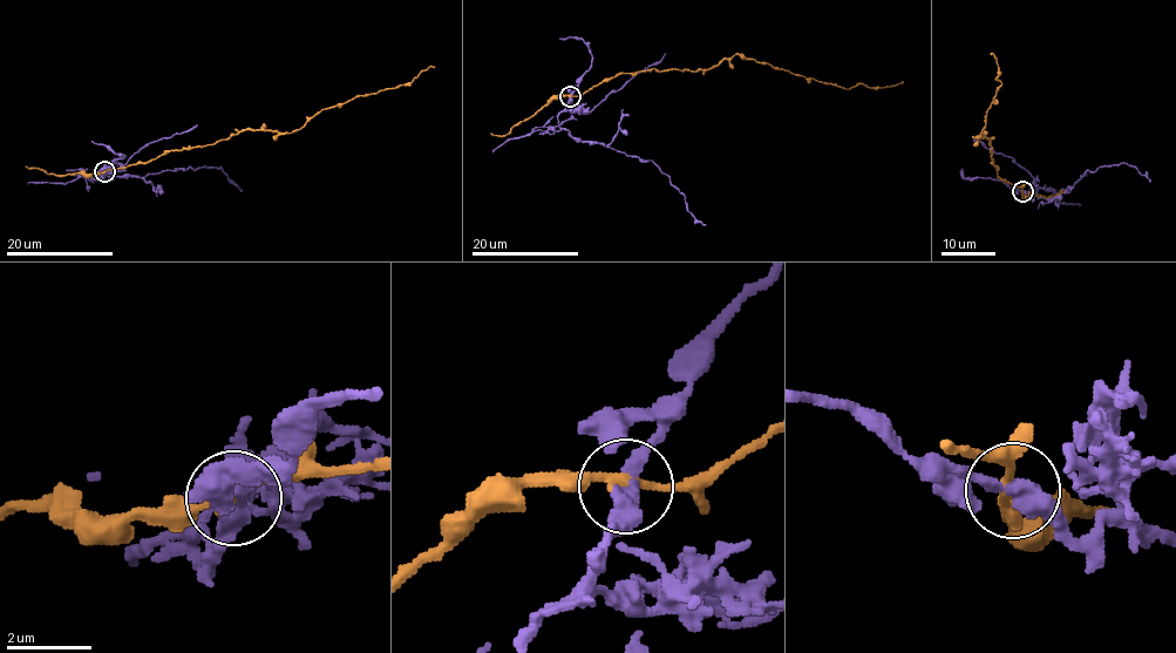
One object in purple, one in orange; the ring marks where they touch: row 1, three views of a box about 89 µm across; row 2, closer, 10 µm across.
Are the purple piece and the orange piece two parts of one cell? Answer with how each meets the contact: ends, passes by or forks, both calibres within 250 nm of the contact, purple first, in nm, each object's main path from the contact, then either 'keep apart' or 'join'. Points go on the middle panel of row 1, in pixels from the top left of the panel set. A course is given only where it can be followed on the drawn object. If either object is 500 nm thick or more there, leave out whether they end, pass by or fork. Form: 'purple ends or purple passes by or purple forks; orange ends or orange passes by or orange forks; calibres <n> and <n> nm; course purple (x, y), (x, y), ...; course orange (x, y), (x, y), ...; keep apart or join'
purple passes by; orange passes by; calibres 420 and 200 nm; course purple (570, 96), (558, 116), (559, 126), (583, 141), (652, 161), (685, 197), (691, 215), (706, 224); course orange (570, 96), (580, 96), (623, 73), (706, 70), (736, 54), (845, 89), (860, 84), (890, 87), (904, 82); keep apart

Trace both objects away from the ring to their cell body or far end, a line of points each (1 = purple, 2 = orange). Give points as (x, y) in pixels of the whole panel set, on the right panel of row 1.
1: (1022, 191), (1034, 197), (1053, 198), (1071, 188), (1087, 170), (1121, 163), (1140, 171), (1149, 182)
2: (1022, 191), (997, 174), (986, 137), (973, 137), (980, 136), (1001, 83), (997, 79), (997, 60), (991, 54)

